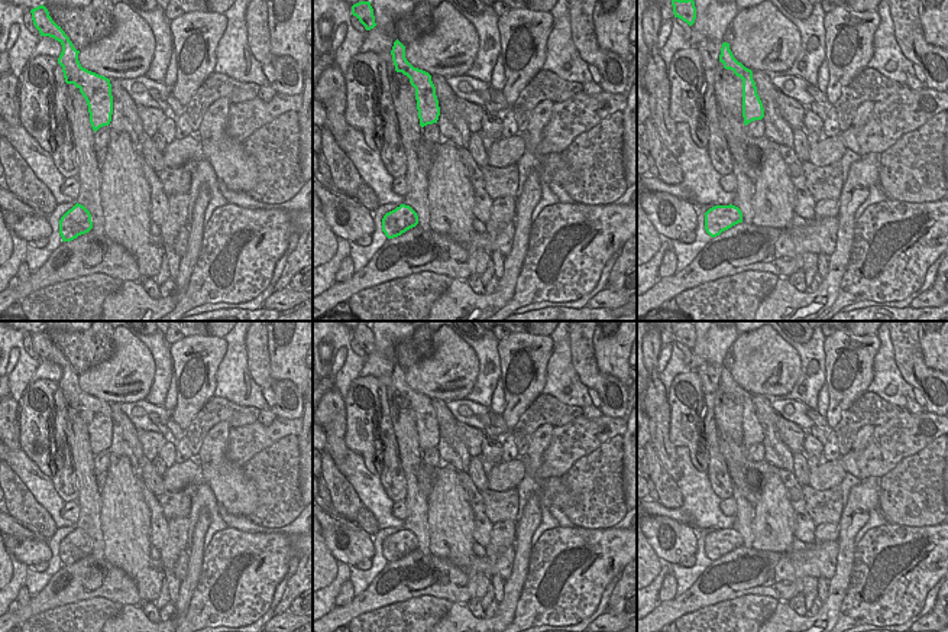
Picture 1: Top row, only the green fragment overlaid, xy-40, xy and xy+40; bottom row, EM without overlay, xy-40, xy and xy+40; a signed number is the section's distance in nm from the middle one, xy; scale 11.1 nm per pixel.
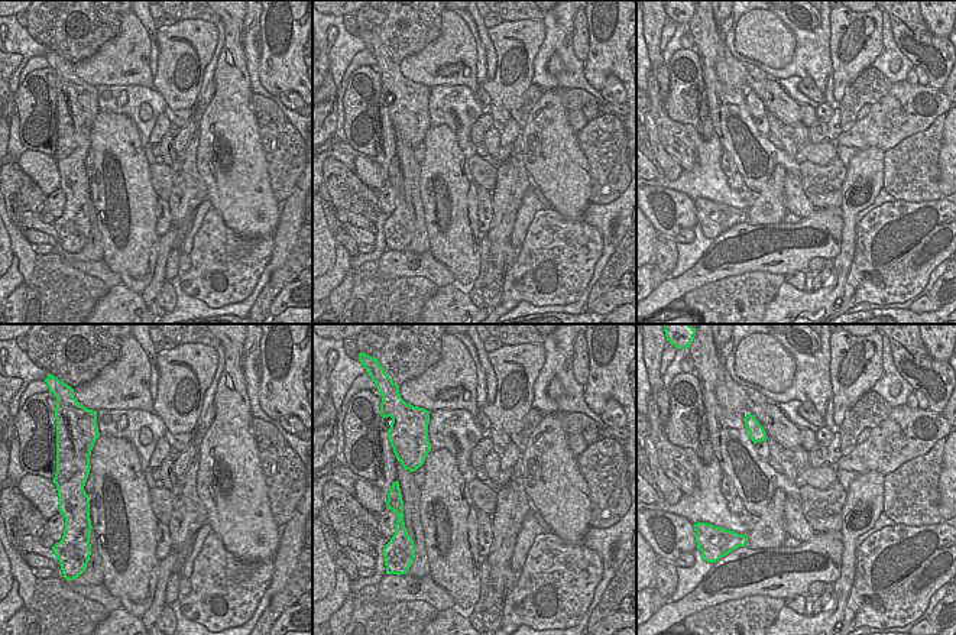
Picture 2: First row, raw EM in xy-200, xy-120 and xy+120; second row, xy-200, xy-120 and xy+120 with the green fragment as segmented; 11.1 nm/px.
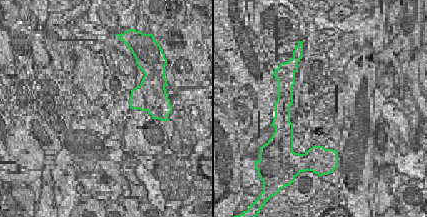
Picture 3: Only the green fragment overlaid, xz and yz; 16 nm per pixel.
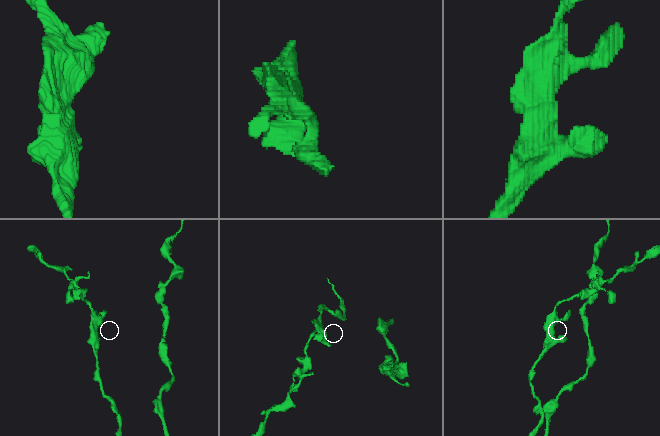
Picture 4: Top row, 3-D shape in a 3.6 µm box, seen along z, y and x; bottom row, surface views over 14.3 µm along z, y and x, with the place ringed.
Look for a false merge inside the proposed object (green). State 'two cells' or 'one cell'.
one cell

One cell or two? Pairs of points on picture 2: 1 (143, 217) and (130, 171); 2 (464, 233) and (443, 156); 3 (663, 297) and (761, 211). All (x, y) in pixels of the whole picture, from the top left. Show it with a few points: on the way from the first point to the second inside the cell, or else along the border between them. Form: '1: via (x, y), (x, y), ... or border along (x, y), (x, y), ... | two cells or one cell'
1: via (132, 206), (130, 182) | one cell
2: via (453, 214), (453, 195), (444, 175) | one cell
3: border along (745, 222), (751, 224), (783, 223) | two cells

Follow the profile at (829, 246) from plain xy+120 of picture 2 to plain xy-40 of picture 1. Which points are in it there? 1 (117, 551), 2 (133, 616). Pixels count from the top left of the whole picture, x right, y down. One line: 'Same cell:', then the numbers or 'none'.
Same cell: none

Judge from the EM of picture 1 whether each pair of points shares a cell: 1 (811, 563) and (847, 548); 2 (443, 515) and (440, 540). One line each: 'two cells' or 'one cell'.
1: two cells
2: one cell

